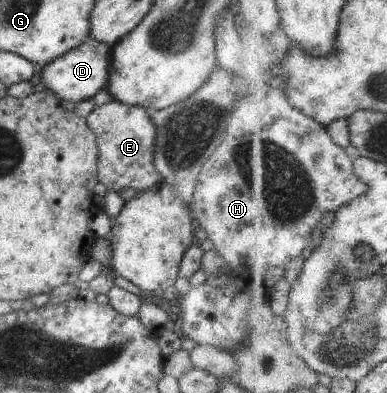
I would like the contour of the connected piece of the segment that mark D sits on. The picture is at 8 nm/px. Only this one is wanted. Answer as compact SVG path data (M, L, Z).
M87 39L83 44L75 46L67 54L57 56L52 63L38 69L36 79L45 84L46 89L51 90L59 100L66 102L80 102L91 99L101 88L107 84L107 76L111 68L112 46L97 42L97 40Z

